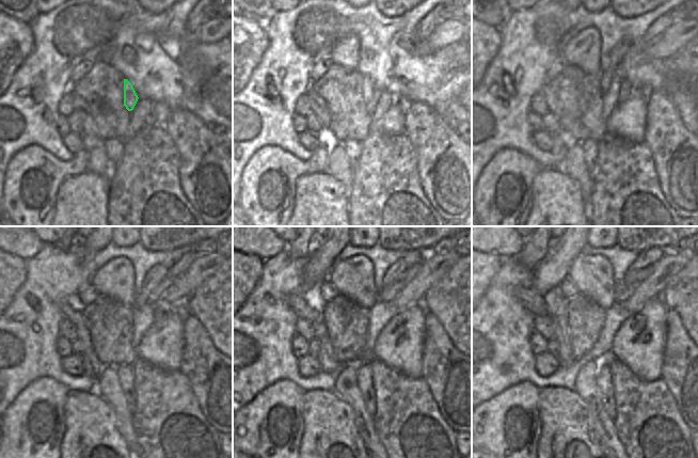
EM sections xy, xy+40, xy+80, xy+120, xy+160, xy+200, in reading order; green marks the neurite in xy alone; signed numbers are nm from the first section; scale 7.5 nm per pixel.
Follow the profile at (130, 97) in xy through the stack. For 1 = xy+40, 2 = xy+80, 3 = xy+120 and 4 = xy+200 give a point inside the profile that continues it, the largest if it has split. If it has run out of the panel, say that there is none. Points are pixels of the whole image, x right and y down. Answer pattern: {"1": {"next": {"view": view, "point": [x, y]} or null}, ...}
{"1": {"next": {"view": "xy+40", "point": [367, 83]}}, "2": {"next": {"view": "xy+80", "point": [617, 54]}}, "3": {"next": {"view": "xy+120", "point": [157, 272]}}, "4": {"next": {"view": "xy+200", "point": [647, 257]}}}

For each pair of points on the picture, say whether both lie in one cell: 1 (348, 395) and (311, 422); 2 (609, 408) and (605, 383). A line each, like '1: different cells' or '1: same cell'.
1: different cells
2: same cell

